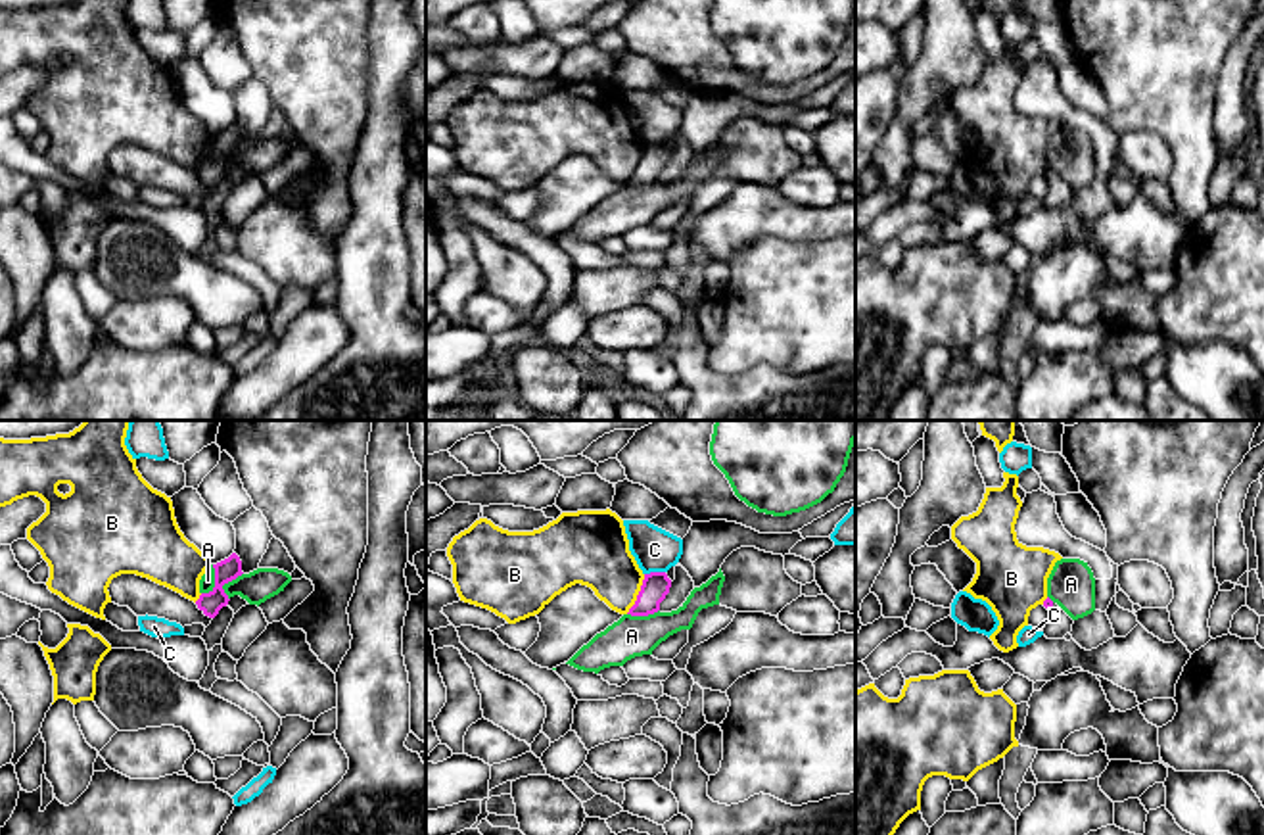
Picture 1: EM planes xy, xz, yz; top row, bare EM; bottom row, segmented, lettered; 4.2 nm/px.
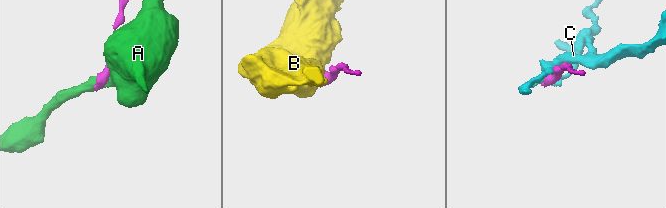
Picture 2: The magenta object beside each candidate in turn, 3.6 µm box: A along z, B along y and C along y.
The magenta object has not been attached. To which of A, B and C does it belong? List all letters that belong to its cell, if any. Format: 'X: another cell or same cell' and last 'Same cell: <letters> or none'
A: another cell
B: another cell
C: another cell
Same cell: none

